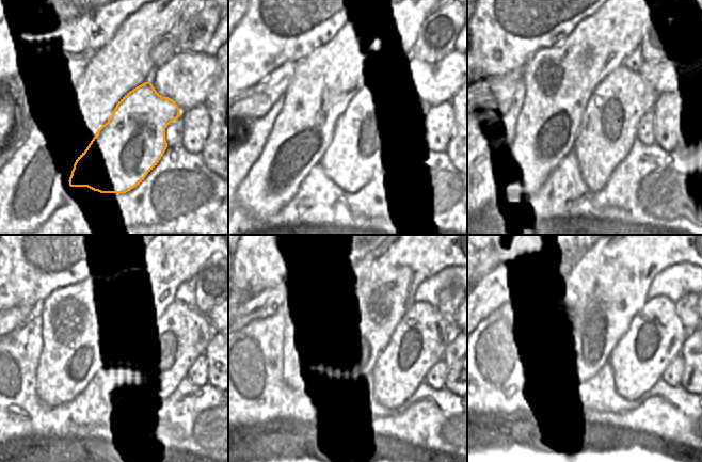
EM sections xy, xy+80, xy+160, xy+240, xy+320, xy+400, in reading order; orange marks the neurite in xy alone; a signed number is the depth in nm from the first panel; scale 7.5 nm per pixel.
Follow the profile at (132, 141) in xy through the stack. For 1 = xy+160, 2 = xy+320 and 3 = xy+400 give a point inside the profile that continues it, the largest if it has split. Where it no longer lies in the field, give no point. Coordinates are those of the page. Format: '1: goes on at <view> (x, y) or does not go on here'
1: goes on at xy+160 (608, 128)
2: goes on at xy+320 (392, 361)
3: goes on at xy+400 (656, 335)

